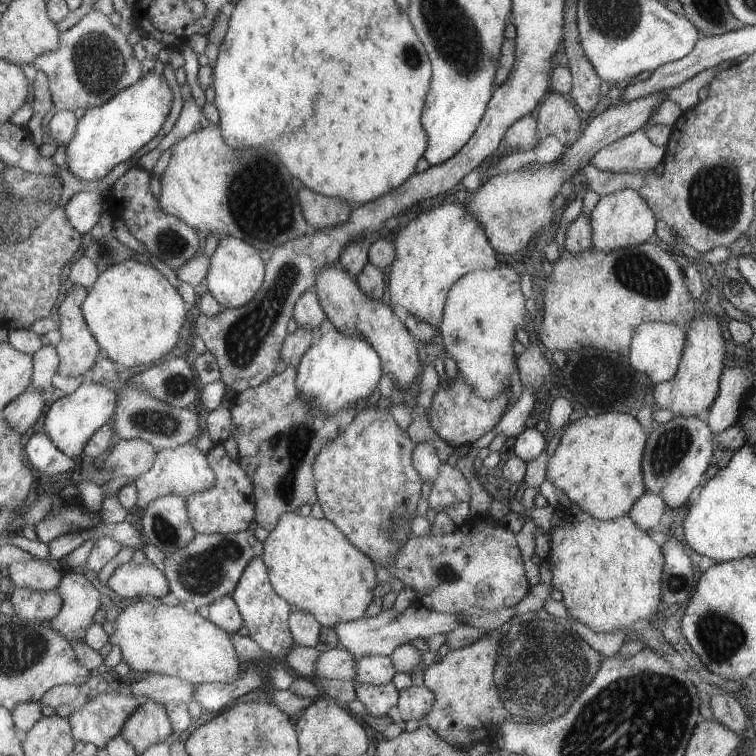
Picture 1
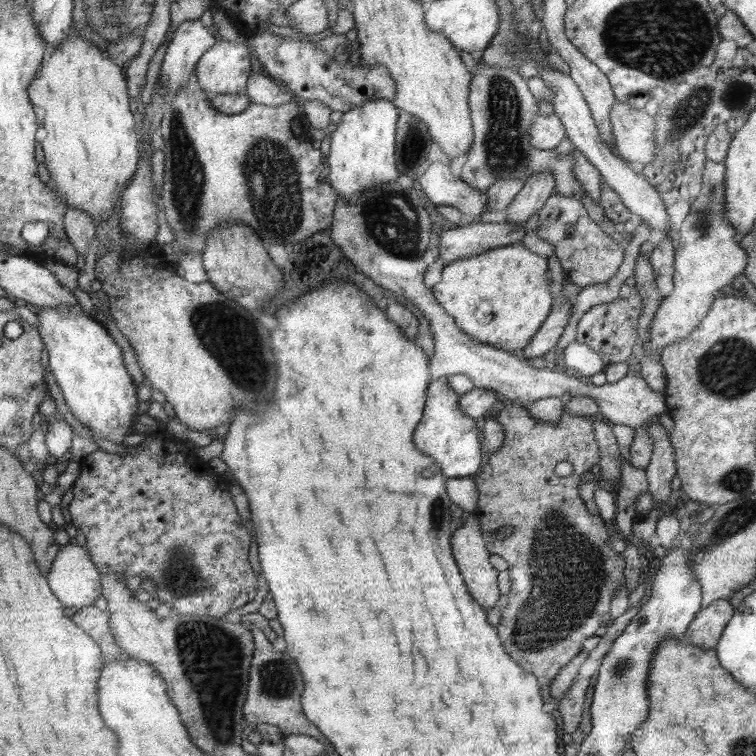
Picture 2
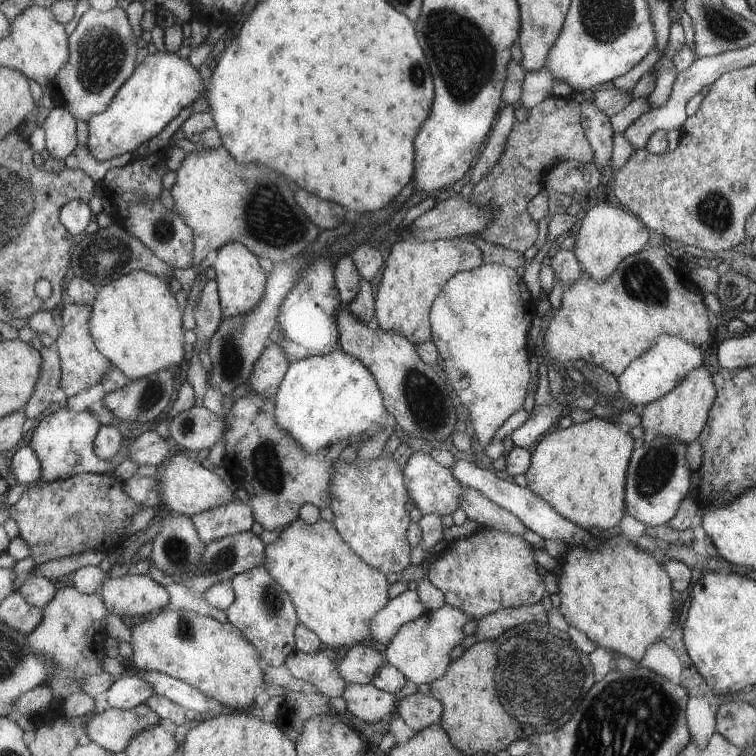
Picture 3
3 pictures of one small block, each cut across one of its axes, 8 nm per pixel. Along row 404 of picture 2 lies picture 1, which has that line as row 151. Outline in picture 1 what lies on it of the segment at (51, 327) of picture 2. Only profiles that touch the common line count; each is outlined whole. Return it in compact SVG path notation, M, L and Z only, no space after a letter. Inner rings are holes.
M149 69L143 78L122 88L109 101L87 109L77 121L73 138L65 145L64 167L76 177L96 181L119 162L127 160L157 135L171 108L171 90L167 82Z

